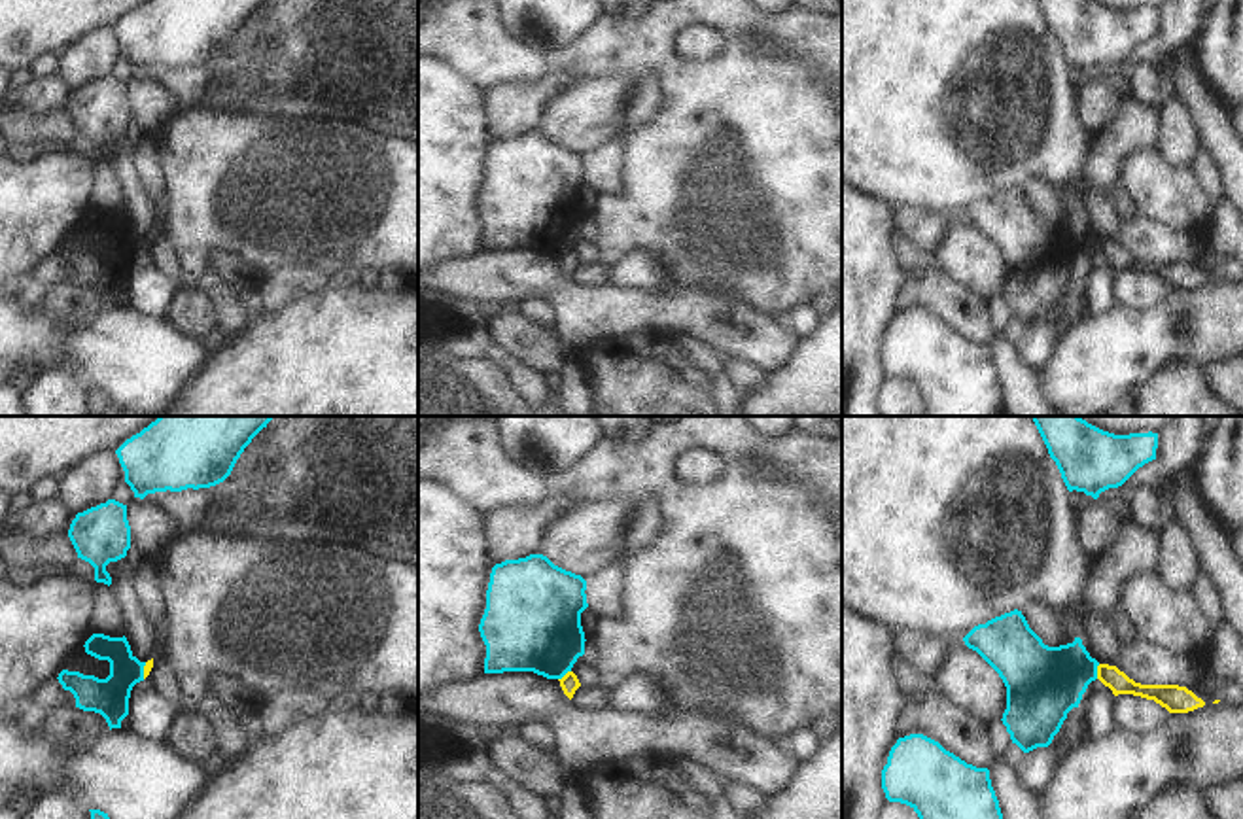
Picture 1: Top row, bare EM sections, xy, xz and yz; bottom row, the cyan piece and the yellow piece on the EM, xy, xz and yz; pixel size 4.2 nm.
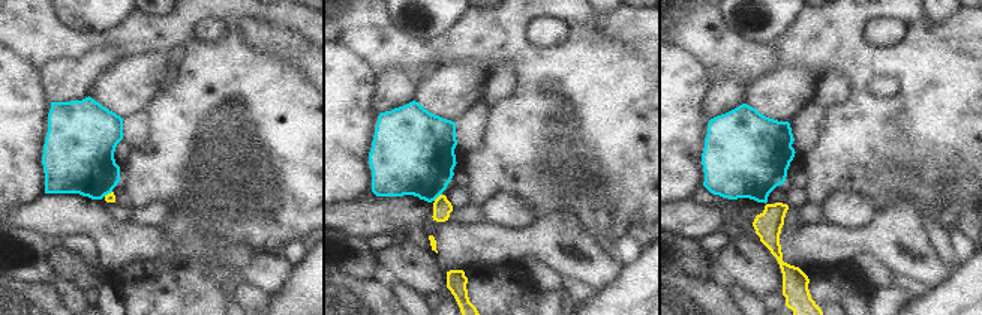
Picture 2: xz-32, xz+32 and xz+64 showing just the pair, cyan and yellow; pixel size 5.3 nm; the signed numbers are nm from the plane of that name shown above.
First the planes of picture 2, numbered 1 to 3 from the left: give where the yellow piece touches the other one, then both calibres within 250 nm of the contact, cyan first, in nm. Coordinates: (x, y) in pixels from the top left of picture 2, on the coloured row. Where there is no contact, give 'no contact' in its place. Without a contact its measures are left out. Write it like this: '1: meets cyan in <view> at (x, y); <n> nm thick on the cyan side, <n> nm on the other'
1: meets cyan in xz-32 at (107, 194); 380 nm thick on the cyan side, 50 nm on the other
2: meets cyan in xz+32 at (437, 197); 420 nm thick on the cyan side, 100 nm on the other
3: no contact

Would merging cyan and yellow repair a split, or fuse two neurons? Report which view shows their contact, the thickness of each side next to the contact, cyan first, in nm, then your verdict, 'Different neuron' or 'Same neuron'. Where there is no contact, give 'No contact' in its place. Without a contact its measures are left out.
Touches cyan in yz. Thickness 320 nm (cyan) against 90 nm. Different neuron.

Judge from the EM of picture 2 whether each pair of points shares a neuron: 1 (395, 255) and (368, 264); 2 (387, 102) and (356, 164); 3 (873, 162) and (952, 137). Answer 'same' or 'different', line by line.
1: different
2: different
3: same

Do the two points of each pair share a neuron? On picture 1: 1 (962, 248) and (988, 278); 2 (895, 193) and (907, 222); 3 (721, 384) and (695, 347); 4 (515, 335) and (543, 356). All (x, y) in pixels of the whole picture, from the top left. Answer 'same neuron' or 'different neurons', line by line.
1: same neuron
2: different neurons
3: same neuron
4: same neuron

